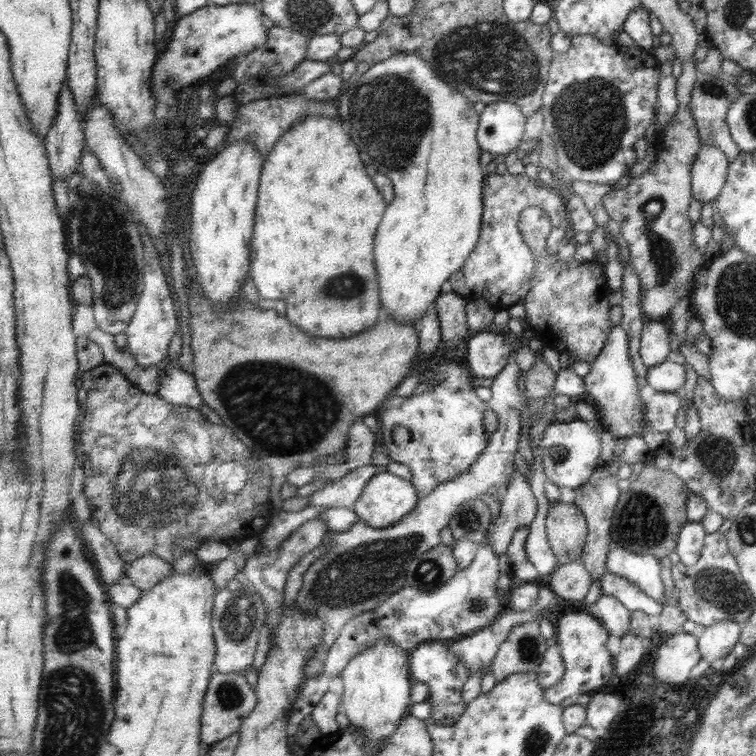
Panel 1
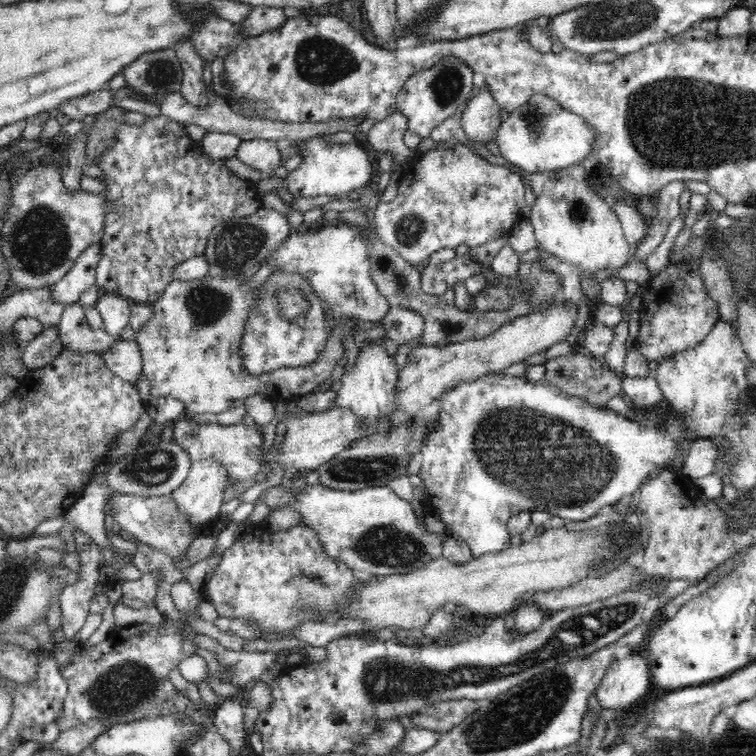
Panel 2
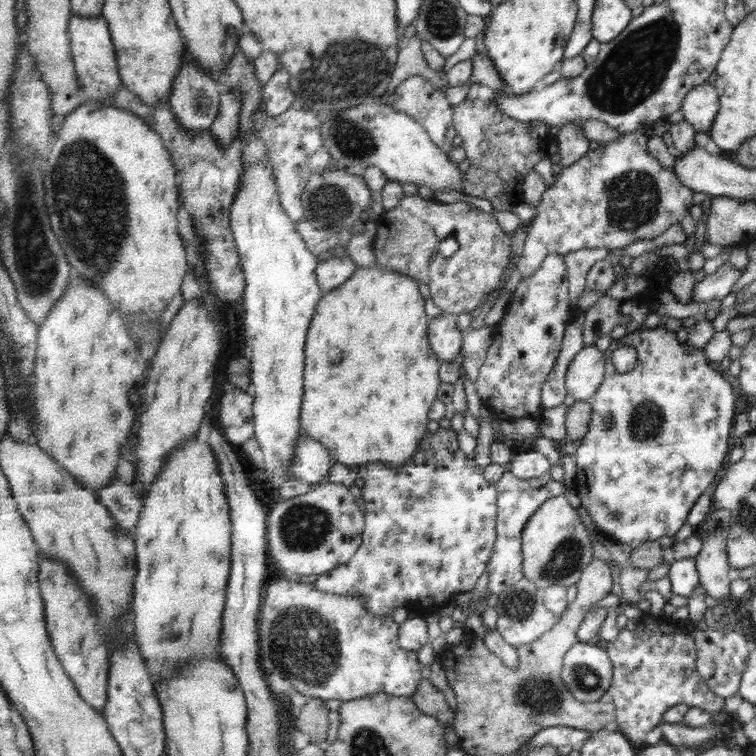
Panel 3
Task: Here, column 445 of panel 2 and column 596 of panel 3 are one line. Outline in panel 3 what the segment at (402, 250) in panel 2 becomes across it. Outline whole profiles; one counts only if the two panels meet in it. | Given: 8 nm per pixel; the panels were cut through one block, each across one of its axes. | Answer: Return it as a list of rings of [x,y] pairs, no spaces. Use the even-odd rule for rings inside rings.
[[[648,130],[619,136],[614,142],[589,150],[567,168],[561,167],[557,179],[543,191],[537,207],[539,214],[525,226],[527,236],[517,263],[521,280],[531,278],[549,253],[564,255],[581,248],[625,248],[636,240],[655,238],[672,224],[693,226],[694,222],[689,220],[692,191],[679,182],[671,169],[663,168],[647,154]]]

